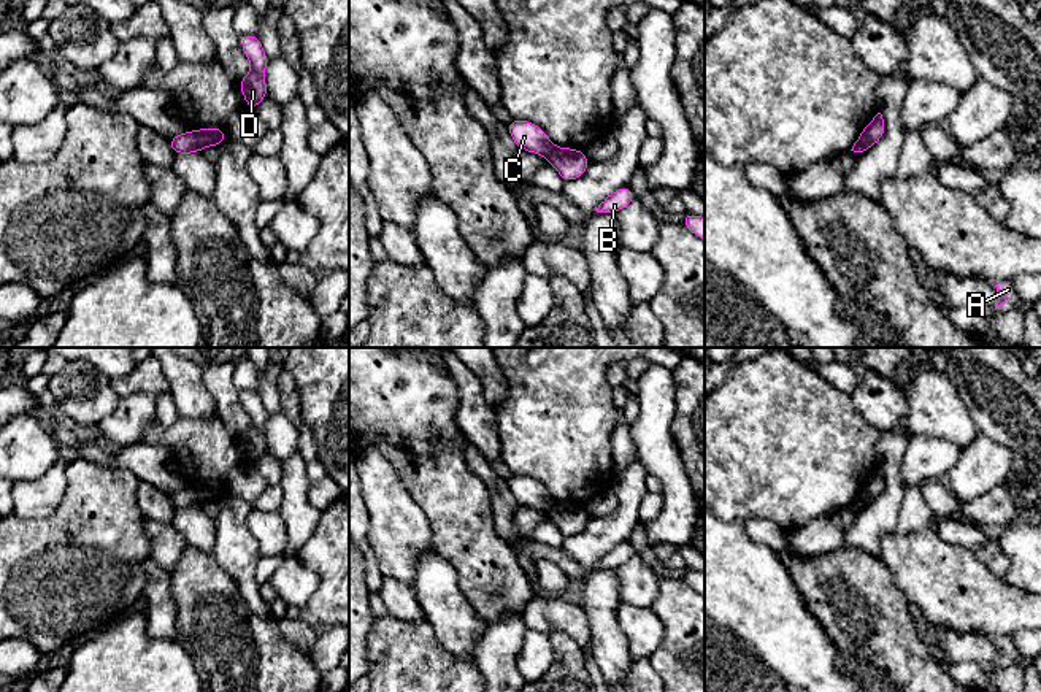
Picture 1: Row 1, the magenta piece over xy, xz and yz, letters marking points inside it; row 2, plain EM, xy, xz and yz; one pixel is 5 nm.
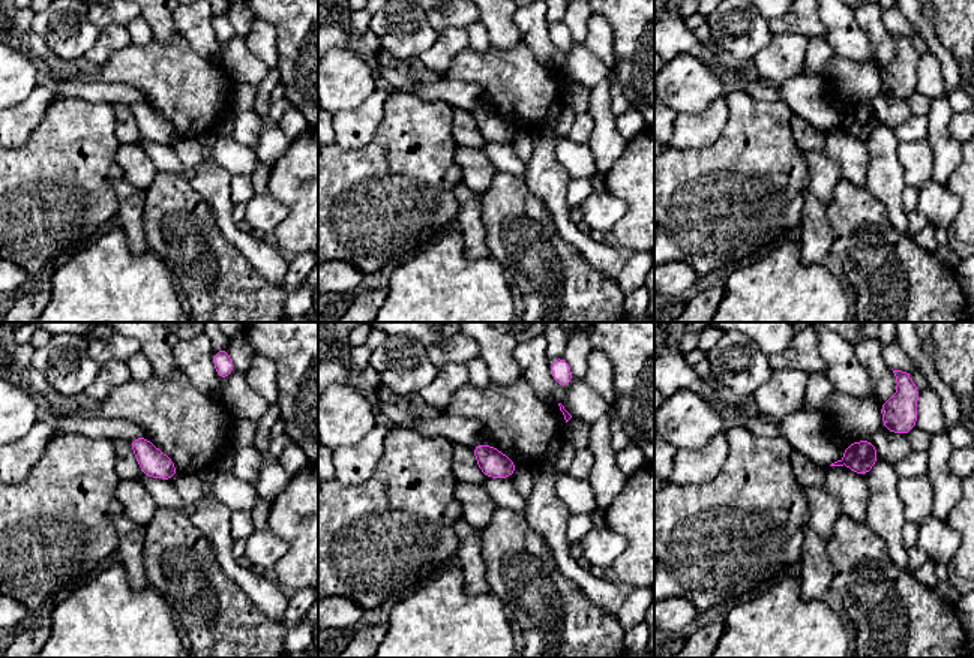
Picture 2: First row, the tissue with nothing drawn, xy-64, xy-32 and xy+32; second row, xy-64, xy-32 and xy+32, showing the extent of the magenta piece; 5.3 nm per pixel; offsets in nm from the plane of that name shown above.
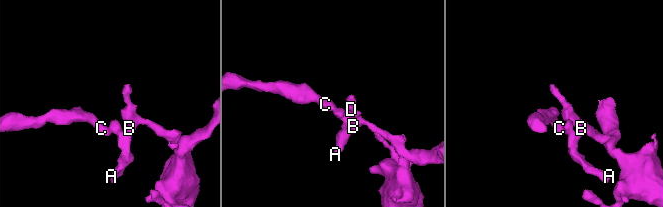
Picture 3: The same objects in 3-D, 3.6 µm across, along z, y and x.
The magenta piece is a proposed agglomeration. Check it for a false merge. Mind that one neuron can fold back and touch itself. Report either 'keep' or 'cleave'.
cleave

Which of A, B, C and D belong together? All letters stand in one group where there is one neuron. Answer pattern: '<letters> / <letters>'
A B D / C

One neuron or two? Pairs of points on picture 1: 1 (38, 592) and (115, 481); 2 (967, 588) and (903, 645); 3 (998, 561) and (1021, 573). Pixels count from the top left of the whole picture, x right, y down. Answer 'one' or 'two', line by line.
1: one
2: two
3: two

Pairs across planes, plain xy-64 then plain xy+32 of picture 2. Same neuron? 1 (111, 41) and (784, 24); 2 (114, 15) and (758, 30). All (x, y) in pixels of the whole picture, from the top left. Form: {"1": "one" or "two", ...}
{"1": "two", "2": "two"}

